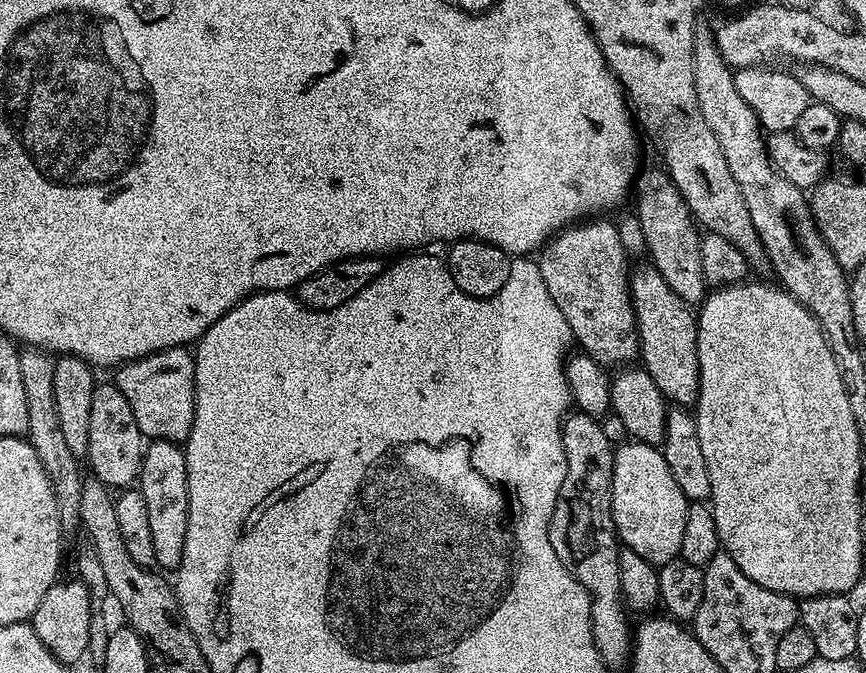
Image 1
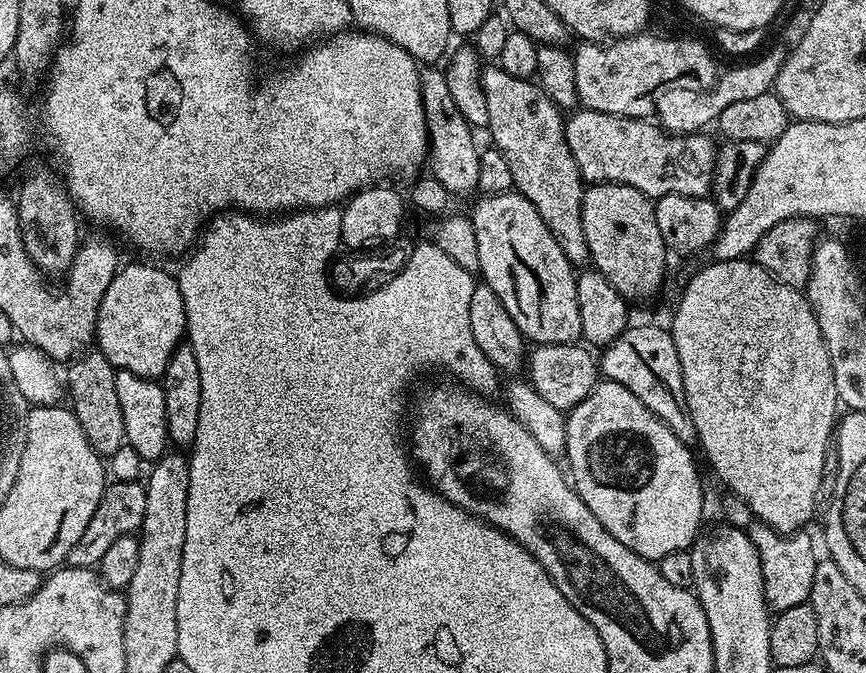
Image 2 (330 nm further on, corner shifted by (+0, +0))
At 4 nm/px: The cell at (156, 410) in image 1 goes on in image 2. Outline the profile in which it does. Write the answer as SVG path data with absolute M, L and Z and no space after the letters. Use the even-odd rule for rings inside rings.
M128 264L125 268L123 265L110 282L110 286L106 286L106 294L102 294L102 306L98 306L94 337L98 350L112 363L112 367L121 372L138 374L147 380L159 381L174 350L180 346L185 336L186 314L182 290L175 275L171 271L163 272L152 264Z

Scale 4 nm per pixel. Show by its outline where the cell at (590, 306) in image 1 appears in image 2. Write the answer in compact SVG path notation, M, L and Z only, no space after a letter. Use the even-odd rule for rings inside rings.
M499 66L485 67L482 79L489 114L486 132L492 135L491 147L501 152L510 168L513 189L522 193L534 210L542 214L542 222L546 222L554 234L554 242L562 246L562 254L566 254L572 265L587 265L590 257L586 234L582 230L582 198L586 182L580 177L574 154L570 154L561 109L550 102L539 84L510 74Z

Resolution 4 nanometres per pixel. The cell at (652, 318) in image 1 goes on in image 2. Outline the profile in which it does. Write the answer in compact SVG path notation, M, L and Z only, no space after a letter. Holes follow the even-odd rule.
M592 184L585 187L582 198L582 230L586 234L586 246L595 271L600 272L618 294L629 302L648 300L664 284L664 271L668 268L670 253L662 242L658 222L654 218L654 204L634 186L625 184Z

